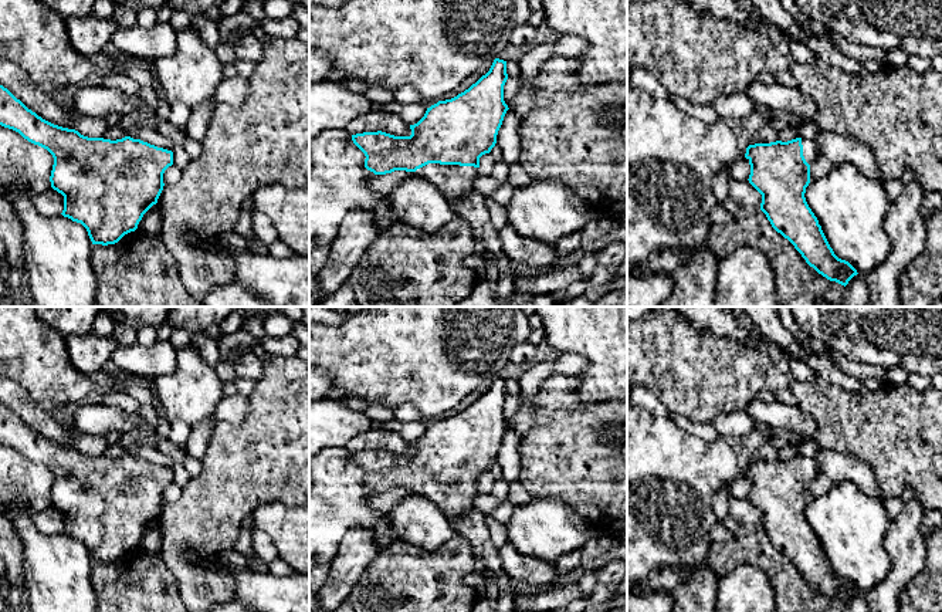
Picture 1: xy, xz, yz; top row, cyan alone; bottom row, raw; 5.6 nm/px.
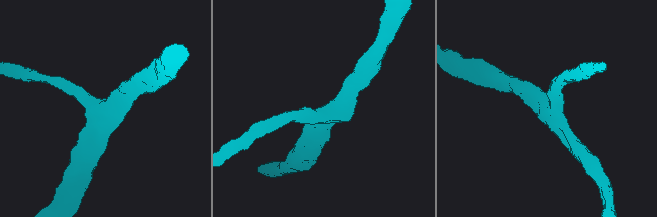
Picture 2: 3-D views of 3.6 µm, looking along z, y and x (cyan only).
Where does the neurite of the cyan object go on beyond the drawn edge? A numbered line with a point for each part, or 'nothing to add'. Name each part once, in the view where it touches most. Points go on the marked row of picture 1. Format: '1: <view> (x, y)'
1: xz (454, 182)

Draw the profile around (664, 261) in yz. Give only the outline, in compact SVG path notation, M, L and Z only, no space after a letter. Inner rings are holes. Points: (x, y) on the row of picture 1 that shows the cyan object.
M677 250L655 251L647 261L647 268L654 274L668 274L691 260L689 251Z

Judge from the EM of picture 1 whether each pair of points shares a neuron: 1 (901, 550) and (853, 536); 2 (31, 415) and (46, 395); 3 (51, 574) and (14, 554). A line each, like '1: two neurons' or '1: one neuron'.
1: two neurons
2: two neurons
3: two neurons

